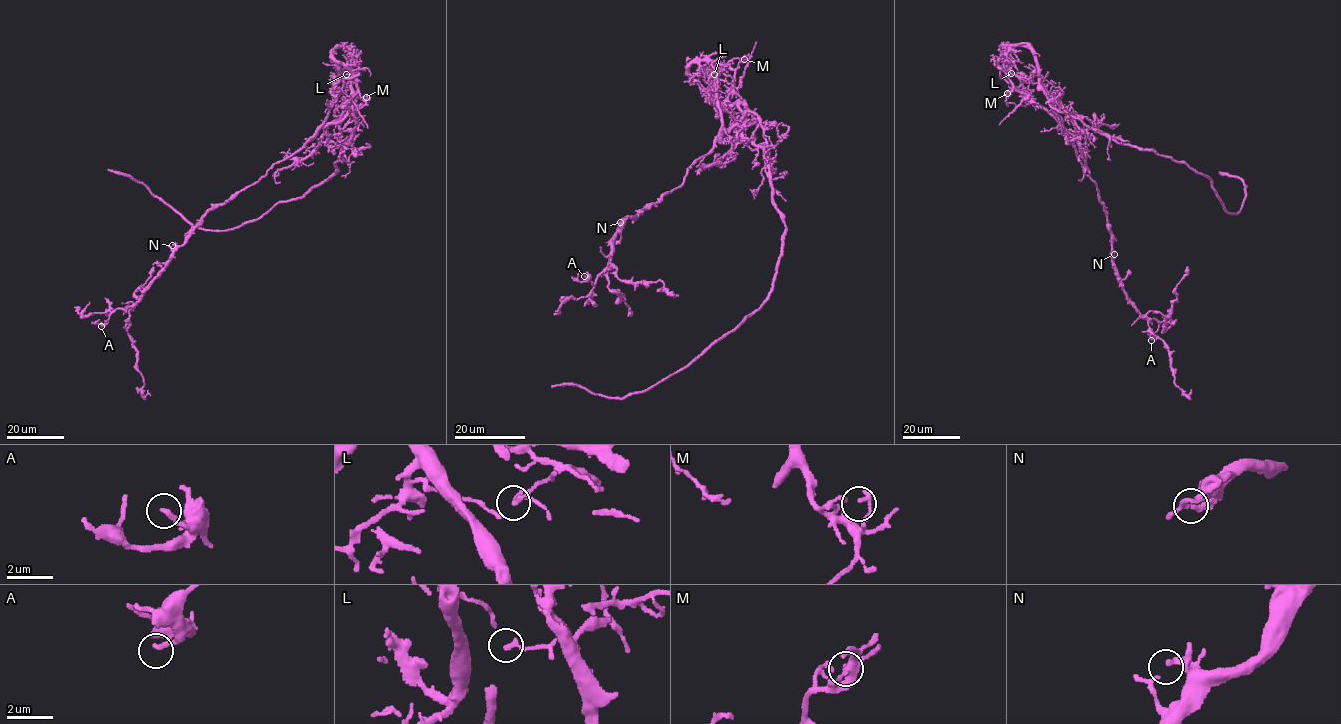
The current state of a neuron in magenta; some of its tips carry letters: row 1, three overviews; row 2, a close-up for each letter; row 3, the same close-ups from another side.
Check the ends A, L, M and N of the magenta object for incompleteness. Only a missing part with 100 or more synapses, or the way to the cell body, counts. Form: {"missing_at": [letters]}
{"missing_at": []}

